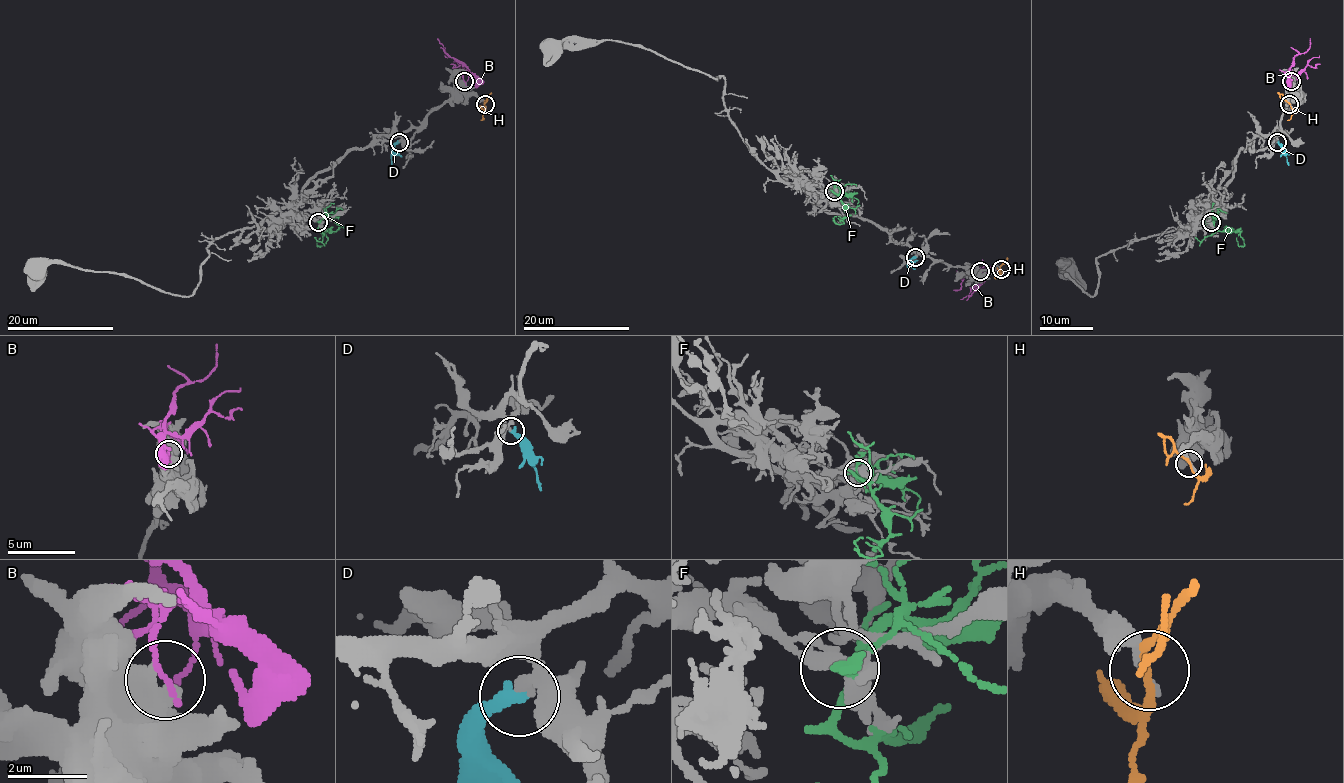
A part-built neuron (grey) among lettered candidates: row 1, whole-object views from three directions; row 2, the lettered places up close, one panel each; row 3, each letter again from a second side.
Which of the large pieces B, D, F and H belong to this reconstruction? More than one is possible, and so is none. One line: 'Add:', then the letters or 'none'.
Add: D

